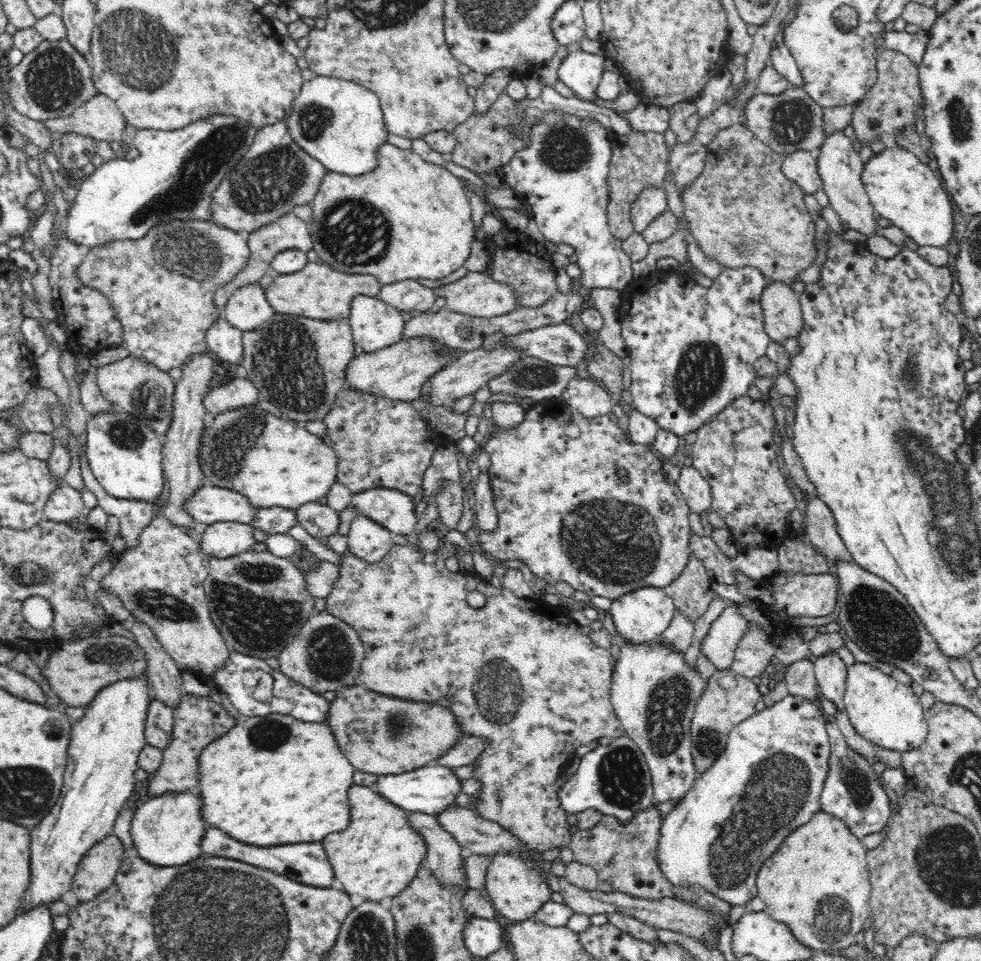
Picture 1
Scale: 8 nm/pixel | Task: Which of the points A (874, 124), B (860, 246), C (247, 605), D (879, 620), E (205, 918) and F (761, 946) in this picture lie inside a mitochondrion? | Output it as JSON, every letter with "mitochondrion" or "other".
{"A":"other","B":"other","C":"mitochondrion","D":"mitochondrion","E":"mitochondrion","F":"other"}

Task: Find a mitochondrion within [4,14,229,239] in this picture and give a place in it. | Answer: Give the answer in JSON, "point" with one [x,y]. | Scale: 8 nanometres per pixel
{"point":[53,80]}

